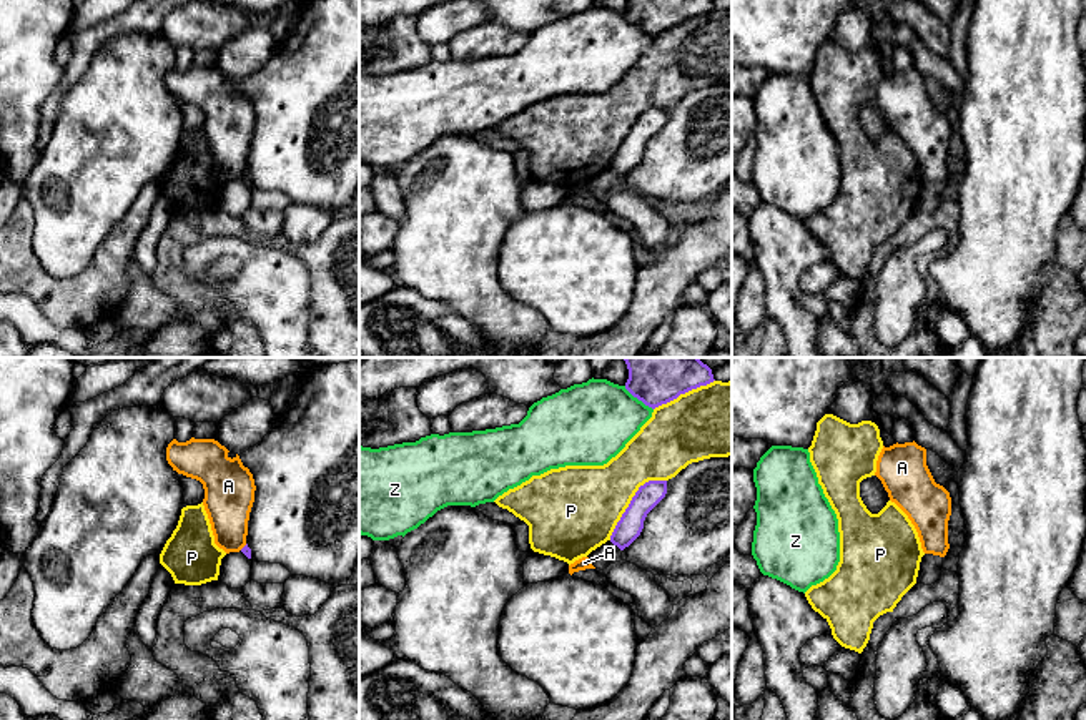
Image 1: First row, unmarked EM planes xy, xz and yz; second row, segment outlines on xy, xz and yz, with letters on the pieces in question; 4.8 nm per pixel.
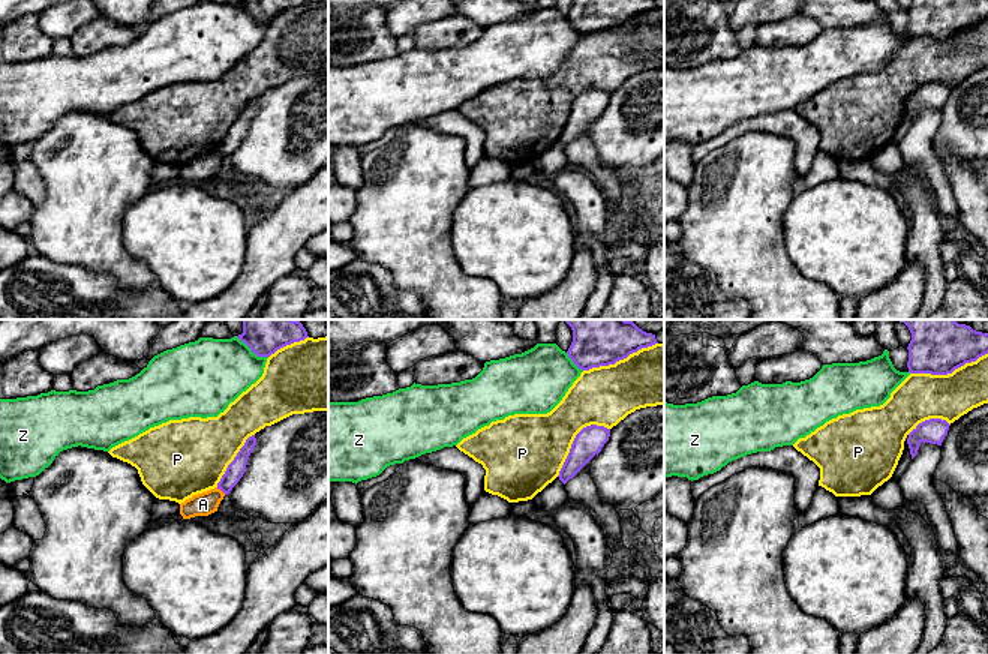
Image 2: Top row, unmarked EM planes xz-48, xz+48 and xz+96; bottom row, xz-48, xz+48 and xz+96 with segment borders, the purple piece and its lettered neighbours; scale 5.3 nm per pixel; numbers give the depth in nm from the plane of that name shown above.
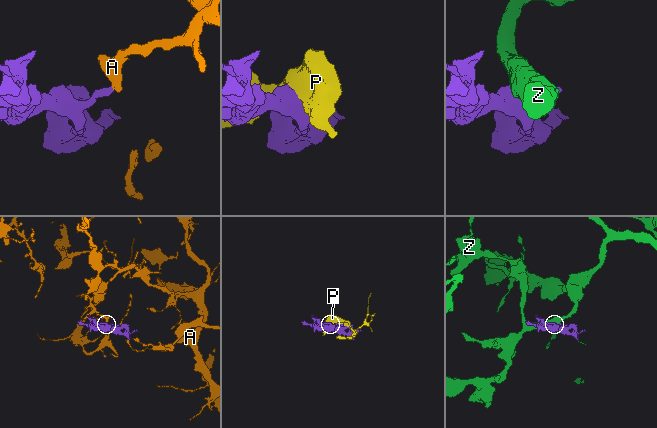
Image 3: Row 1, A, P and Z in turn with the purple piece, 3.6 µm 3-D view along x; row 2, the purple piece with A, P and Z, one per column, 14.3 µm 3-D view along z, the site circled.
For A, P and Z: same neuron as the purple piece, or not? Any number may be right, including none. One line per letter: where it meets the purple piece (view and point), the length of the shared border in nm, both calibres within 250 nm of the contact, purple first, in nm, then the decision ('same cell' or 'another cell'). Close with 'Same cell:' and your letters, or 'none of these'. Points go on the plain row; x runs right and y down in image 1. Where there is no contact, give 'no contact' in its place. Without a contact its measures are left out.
A: meets purple in xy at (245, 173); contact 50 nm long; 50 nm thick on the purple side, 240 nm on the other; another cell
P: meets purple in xz at (631, 128); contact 400 nm long; 120 nm thick on the purple side, 400 nm on the other; another cell
Z: meets purple in xz at (639, 27); contact 180 nm long; 160 nm thick on the purple side, 380 nm on the other; another cell
Same cell: none of these

